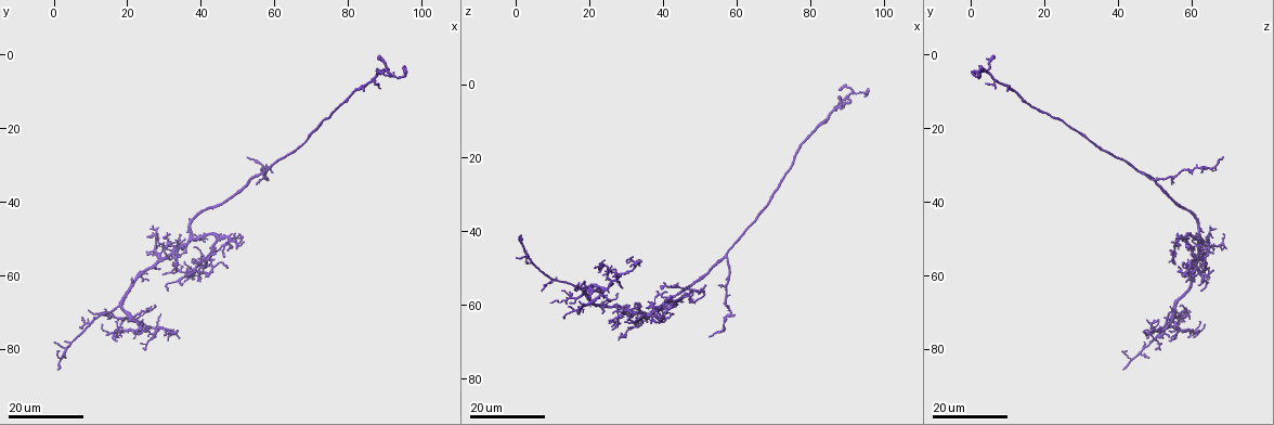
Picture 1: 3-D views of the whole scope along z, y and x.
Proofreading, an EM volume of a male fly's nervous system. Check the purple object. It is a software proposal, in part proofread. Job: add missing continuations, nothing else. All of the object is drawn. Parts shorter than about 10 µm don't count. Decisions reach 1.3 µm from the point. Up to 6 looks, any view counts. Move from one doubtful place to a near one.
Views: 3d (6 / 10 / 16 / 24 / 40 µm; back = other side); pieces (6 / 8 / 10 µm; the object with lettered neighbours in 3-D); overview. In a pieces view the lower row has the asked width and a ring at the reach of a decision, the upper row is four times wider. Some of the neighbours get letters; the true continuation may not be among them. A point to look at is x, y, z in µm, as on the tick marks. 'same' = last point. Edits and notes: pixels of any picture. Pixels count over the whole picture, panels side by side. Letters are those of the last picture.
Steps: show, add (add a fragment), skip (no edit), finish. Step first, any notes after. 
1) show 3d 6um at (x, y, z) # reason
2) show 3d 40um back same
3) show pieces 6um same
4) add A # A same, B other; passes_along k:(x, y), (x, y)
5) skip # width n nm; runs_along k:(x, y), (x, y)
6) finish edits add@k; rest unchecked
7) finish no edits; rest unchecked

show 3d 24um at (95.5, 3.5, 2.5) # branch stops here

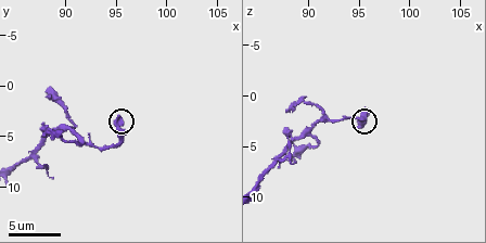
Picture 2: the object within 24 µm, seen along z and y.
show pieces 6um same

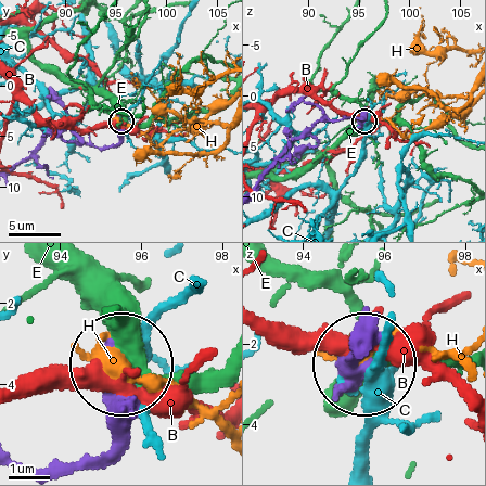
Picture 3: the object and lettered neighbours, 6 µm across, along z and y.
skip # width 300 nm; B other, C other, E other, H other; runs_along 3:(261, 174), (293, 140), (319, 123), (366, 122); no lettered fragment goes on from it

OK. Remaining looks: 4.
show 3d 16um at (88.0, 0.5, 6.0) # branch stops here

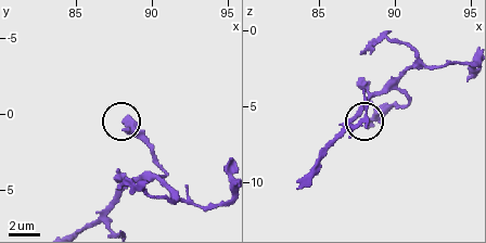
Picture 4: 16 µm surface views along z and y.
show 3d 10um at (88.6, 0.4, 6.0)

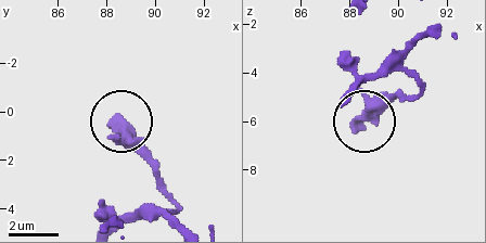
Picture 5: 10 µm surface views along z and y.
show pieces 6um at (88.4, 0.2, 6.1)

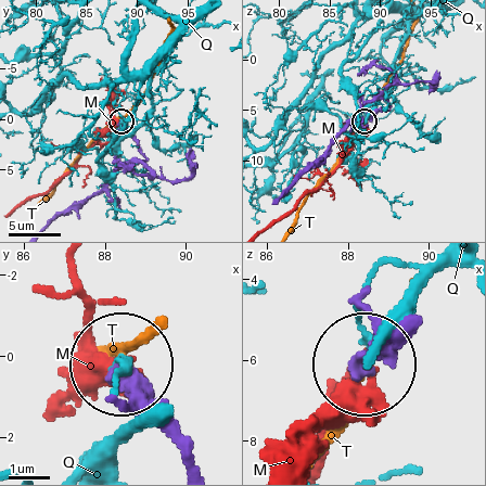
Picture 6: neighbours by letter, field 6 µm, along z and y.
skip # M other, Q other, T other; no lettered fragment goes on from it

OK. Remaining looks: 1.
show pieces 8um at (87.8, 4.6, 1.4) # free end

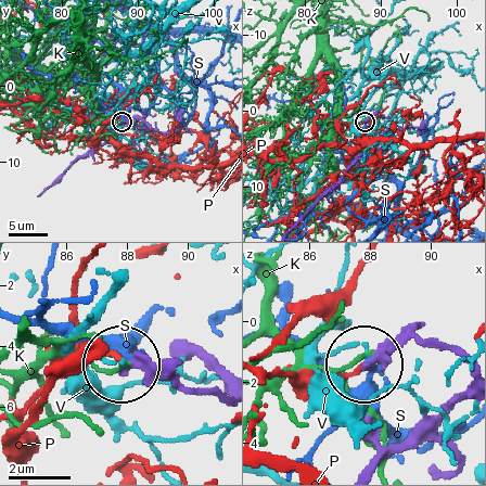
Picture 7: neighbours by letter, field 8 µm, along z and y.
skip # K other, P other, S other, V other; runs_along 7:(218, 395), (128, 365); none of them fits

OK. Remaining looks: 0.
finish no edits; rest unchecked

